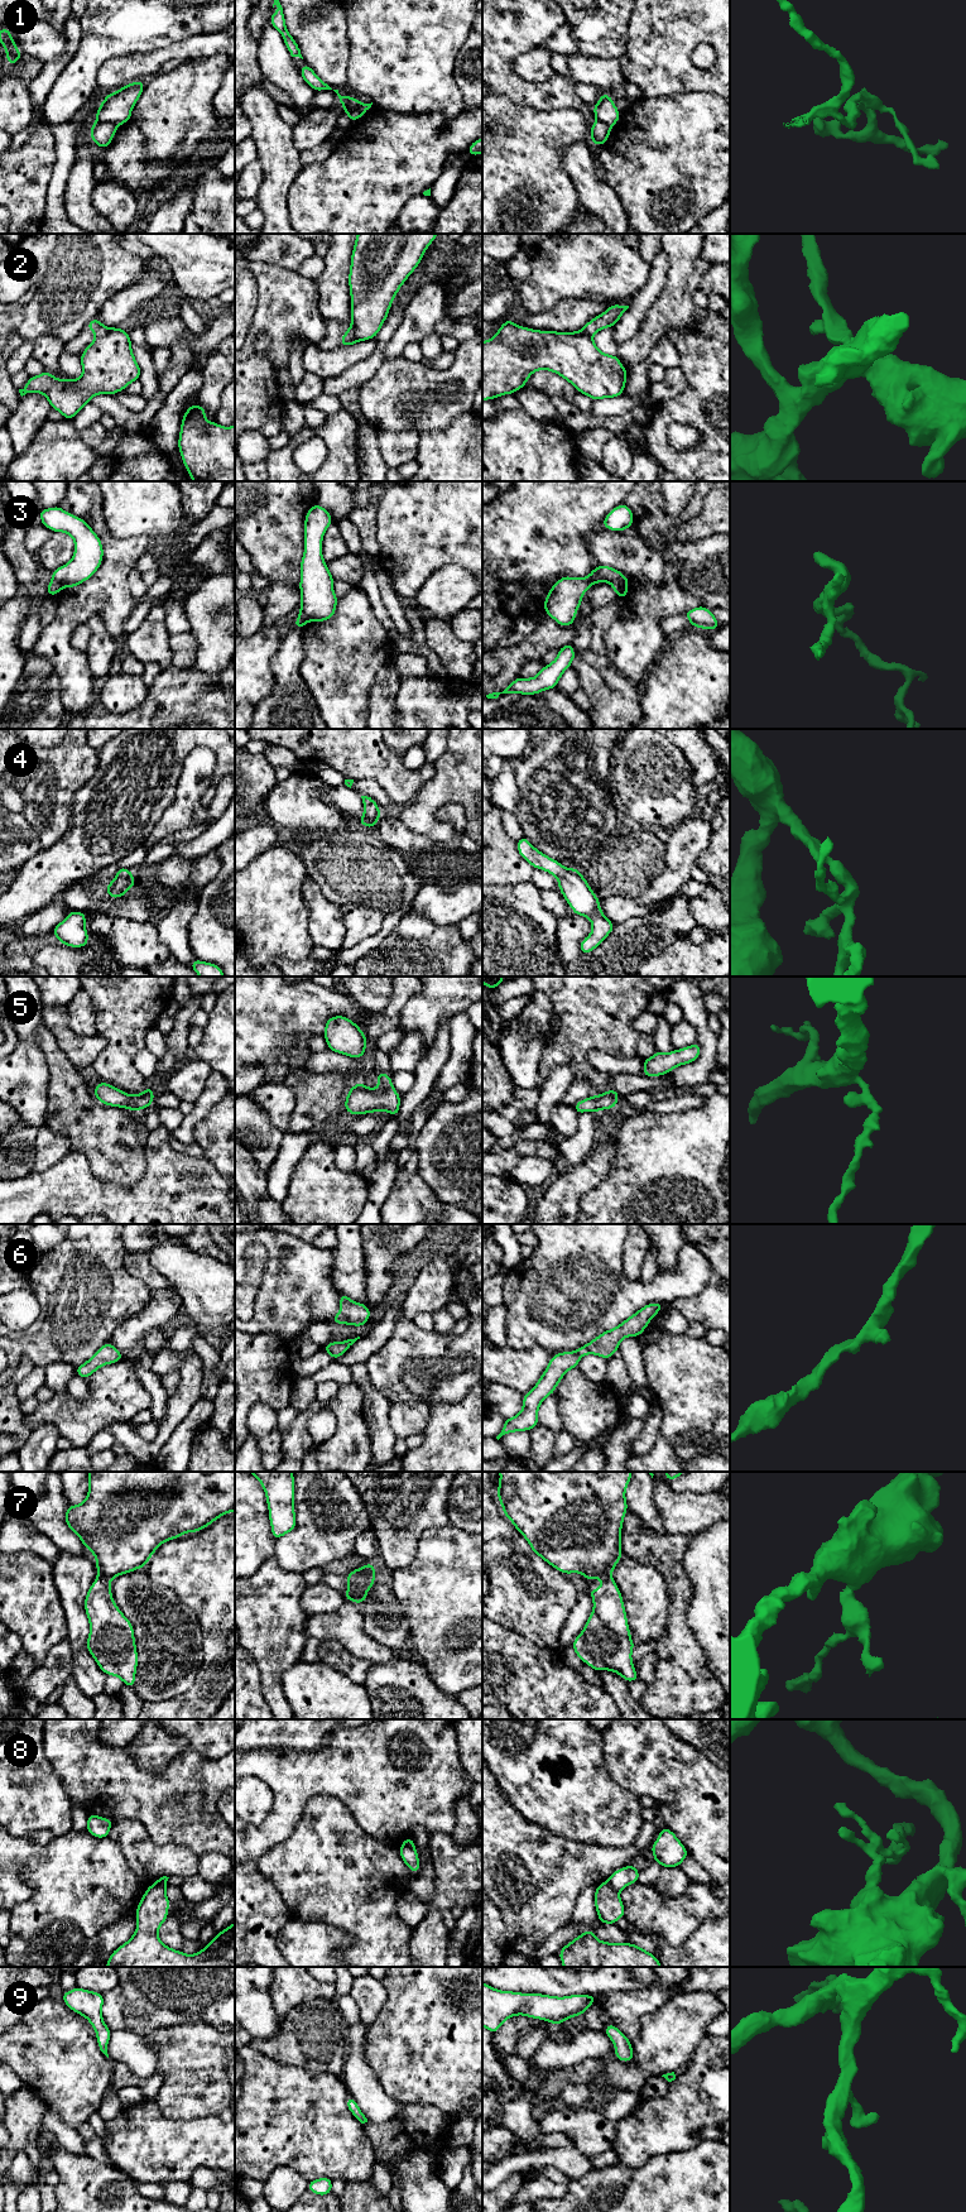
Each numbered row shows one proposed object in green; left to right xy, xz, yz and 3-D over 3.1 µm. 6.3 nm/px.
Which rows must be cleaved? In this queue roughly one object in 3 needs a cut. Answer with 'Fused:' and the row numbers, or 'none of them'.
Fused: 1, 2, 3, 7, 8

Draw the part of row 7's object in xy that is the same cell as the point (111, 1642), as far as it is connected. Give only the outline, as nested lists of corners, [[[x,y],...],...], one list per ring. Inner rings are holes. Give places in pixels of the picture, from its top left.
[[[97,1575],[85,1598],[90,1622],[87,1650],[98,1668],[134,1689],[138,1652],[133,1623],[112,1599],[110,1580]]]

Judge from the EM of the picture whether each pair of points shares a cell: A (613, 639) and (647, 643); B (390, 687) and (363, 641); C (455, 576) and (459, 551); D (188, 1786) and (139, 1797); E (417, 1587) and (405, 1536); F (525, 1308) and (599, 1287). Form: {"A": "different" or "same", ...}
{"A": "same", "B": "different", "C": "different", "D": "same", "E": "different", "F": "same"}

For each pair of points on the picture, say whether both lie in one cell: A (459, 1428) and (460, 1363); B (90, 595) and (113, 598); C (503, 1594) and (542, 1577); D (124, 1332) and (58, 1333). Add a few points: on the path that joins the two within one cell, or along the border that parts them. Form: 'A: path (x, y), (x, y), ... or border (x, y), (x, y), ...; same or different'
A: border (469, 1390), (457, 1401), (442, 1401), (429, 1406); different
B: path (95, 595), (107, 595); same
C: path (513, 1594), (522, 1594), (532, 1587); same
D: border (137, 1313), (126, 1318), (114, 1330), (109, 1340); different

